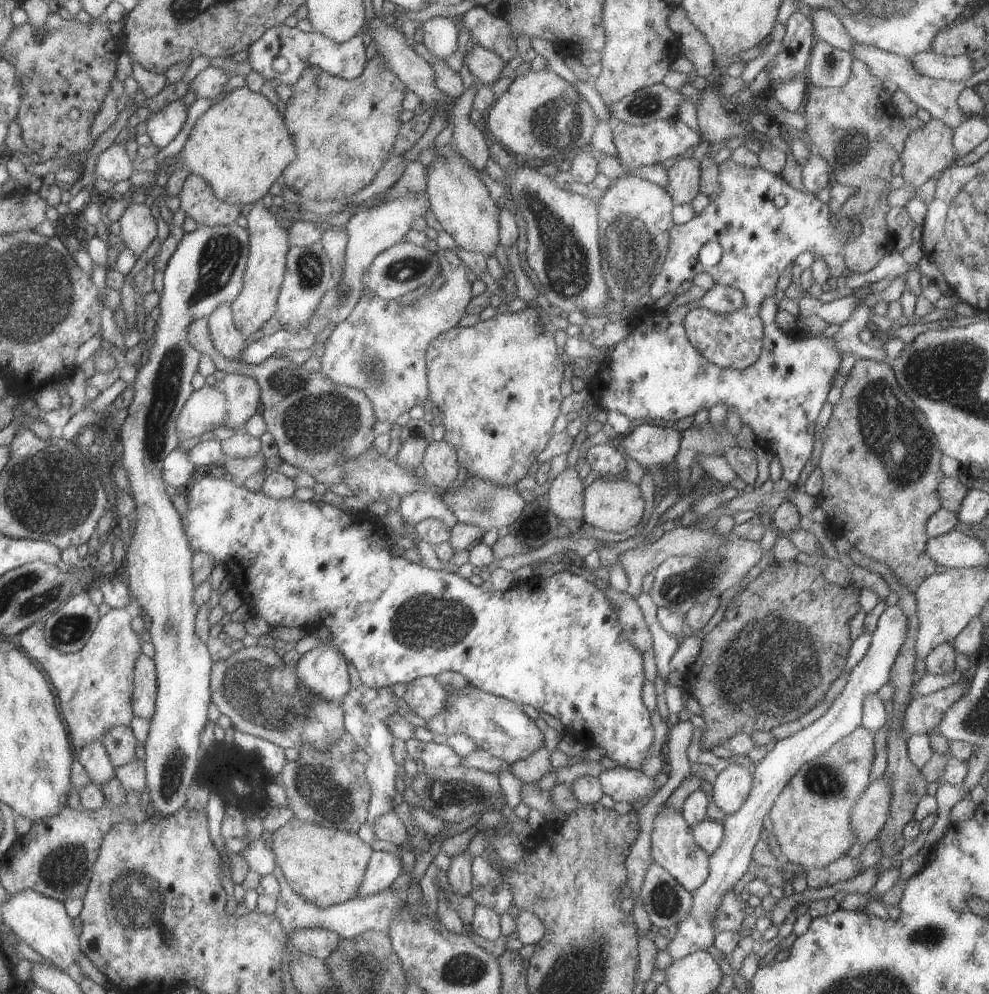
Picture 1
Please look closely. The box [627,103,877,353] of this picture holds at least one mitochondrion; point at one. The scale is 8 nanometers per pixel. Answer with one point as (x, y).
(850, 145)

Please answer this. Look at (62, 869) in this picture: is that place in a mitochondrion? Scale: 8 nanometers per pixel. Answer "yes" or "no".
yes

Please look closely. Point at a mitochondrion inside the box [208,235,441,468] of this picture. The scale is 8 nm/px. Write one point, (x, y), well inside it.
(319, 423)

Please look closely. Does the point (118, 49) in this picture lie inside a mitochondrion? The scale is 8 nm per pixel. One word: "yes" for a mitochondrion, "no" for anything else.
no

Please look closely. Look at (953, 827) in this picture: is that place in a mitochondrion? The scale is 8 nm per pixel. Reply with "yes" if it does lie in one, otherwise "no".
no

